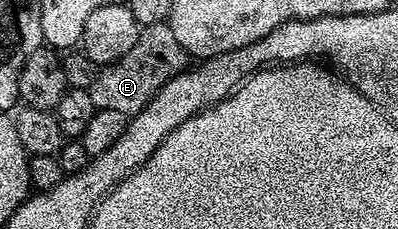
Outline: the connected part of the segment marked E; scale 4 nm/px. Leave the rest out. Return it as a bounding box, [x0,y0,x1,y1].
[89,23,191,118]

